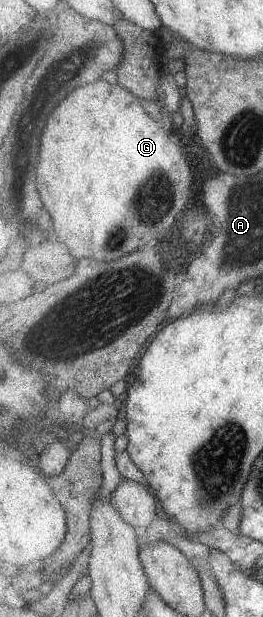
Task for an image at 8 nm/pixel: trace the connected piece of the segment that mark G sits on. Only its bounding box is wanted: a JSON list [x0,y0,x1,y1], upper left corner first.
[38,80,194,261]

